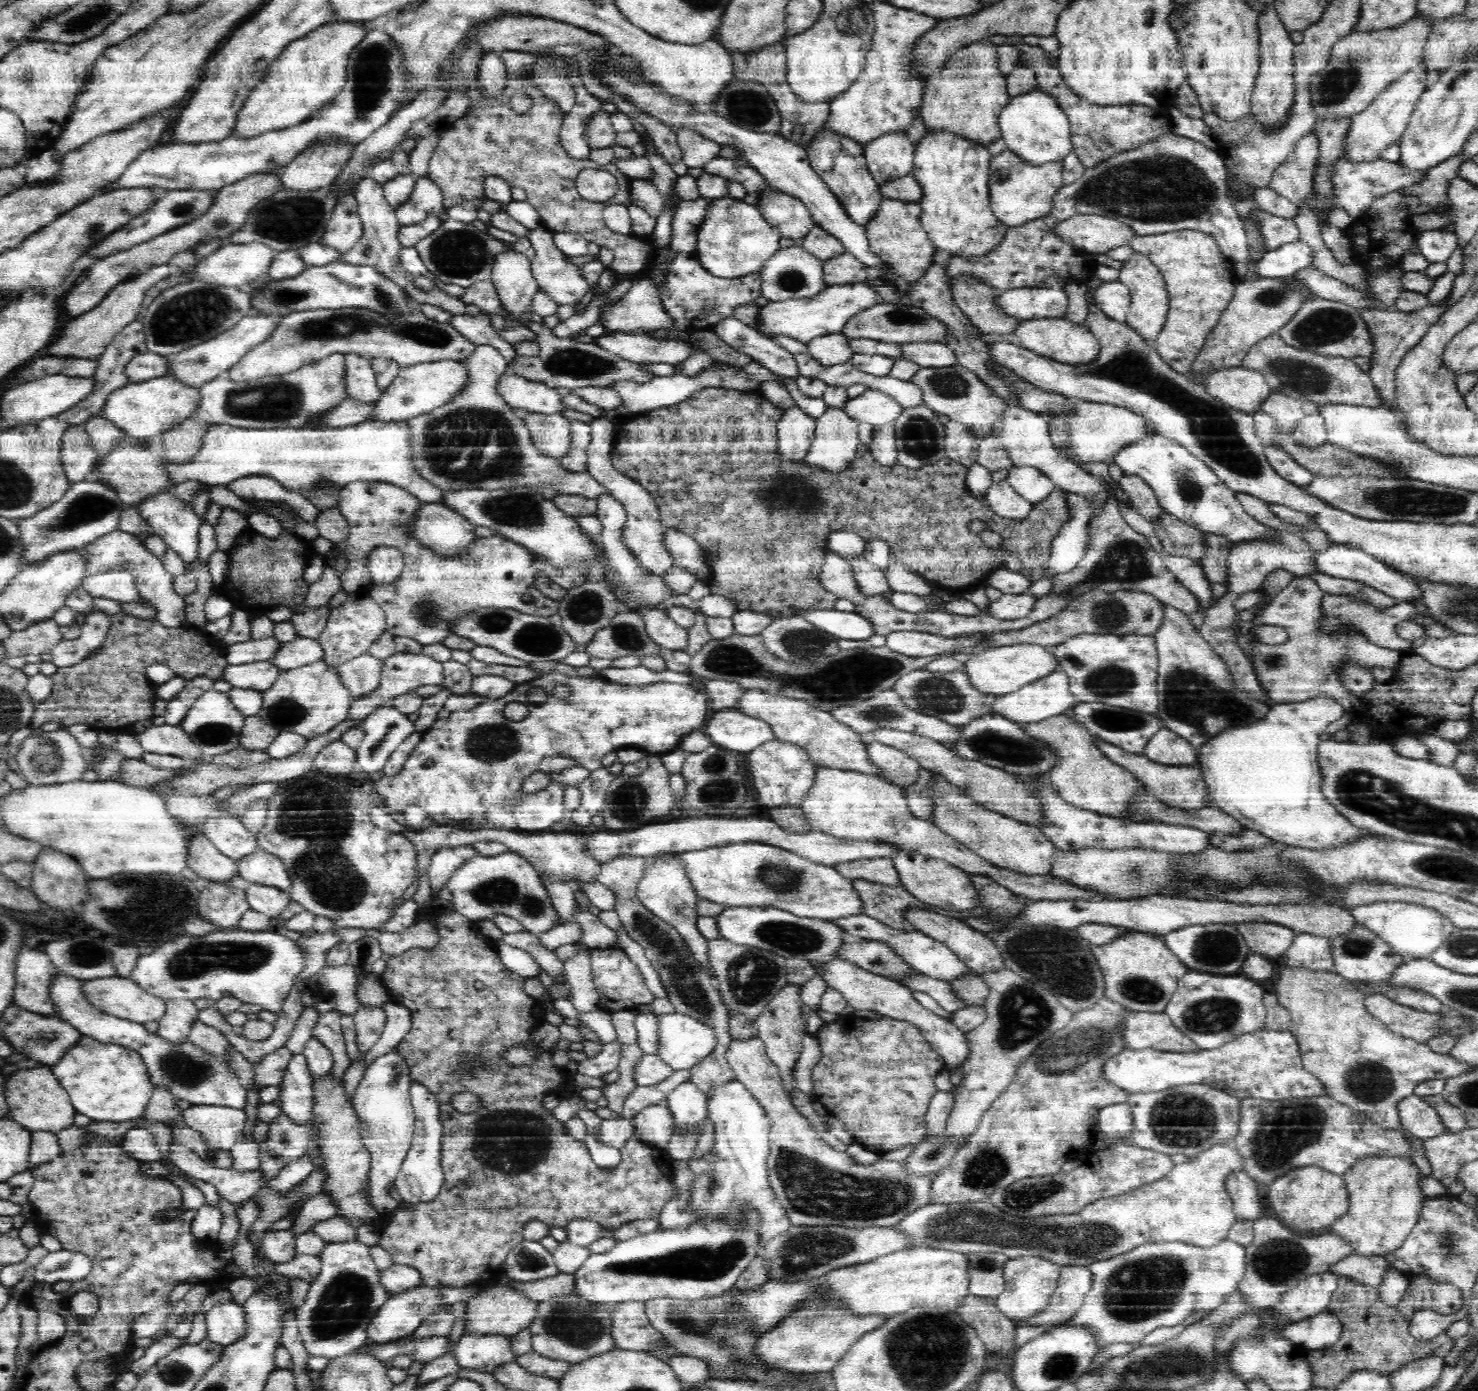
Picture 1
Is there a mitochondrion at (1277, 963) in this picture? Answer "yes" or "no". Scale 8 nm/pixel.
no

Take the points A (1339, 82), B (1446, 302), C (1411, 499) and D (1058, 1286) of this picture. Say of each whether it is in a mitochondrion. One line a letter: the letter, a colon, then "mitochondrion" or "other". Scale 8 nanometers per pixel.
A: mitochondrion
B: other
C: mitochondrion
D: other

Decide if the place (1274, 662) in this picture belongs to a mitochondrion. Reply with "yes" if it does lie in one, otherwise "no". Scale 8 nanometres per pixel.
yes

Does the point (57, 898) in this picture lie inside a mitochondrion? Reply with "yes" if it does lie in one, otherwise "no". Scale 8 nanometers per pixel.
no

